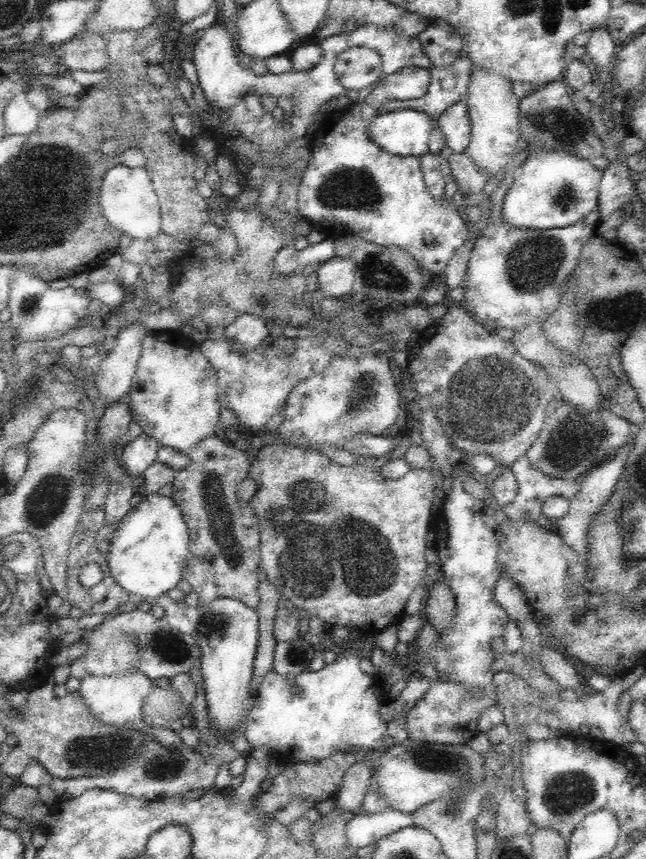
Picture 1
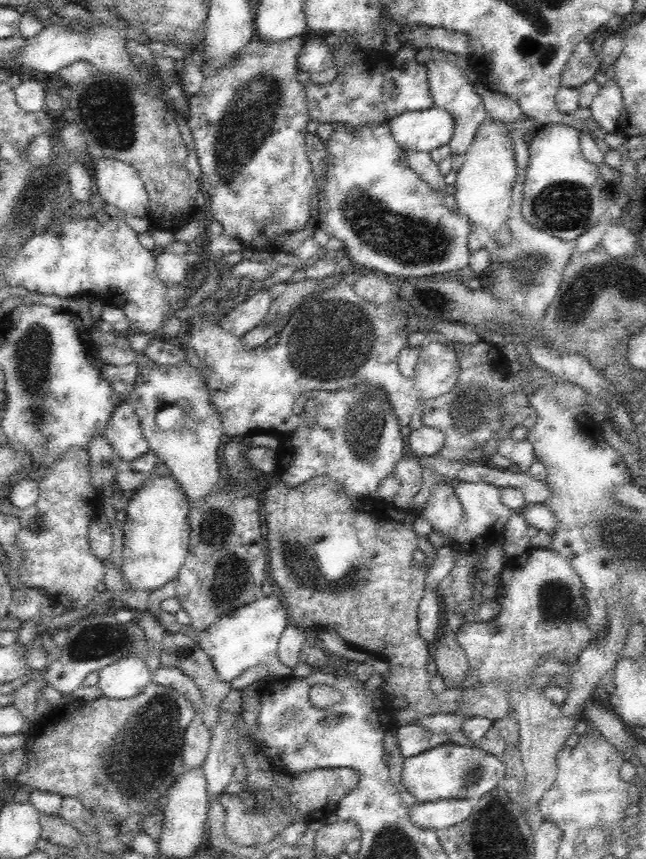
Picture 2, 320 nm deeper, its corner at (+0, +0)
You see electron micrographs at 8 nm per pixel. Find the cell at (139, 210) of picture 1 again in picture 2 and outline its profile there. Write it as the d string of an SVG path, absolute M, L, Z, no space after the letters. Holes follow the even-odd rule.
M101 158L92 178L105 204L116 206L134 217L147 218L149 196L138 171L124 161Z

